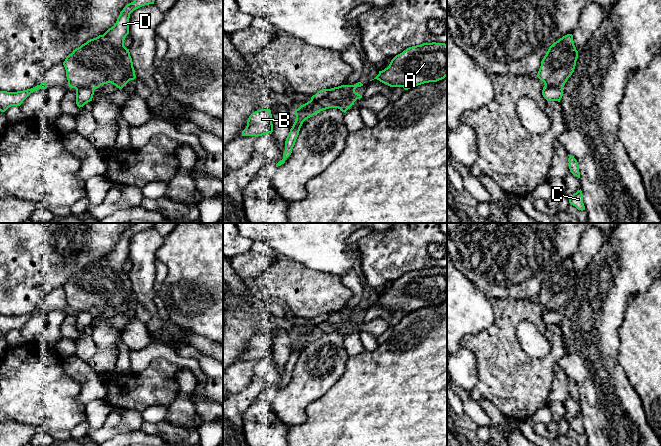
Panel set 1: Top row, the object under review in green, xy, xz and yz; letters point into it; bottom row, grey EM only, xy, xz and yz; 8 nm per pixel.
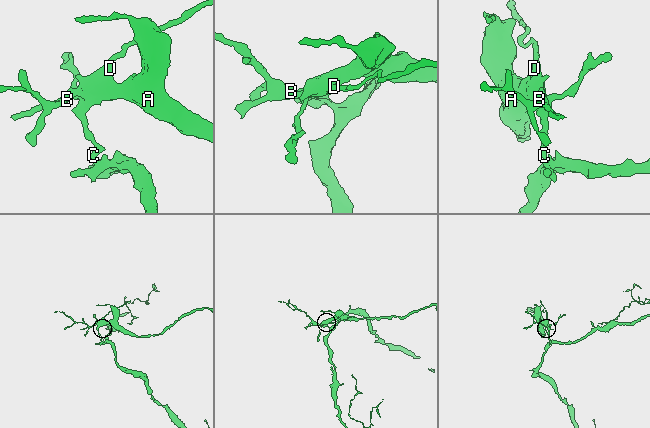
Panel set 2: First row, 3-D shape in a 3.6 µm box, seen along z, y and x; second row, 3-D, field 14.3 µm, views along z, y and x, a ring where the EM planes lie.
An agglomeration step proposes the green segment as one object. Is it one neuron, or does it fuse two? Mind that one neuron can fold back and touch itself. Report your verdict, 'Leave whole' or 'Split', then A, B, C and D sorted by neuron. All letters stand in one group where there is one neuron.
Split. Groups: A B D / C

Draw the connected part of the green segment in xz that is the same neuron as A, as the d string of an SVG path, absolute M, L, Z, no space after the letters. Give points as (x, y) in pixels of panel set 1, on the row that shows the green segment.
M423 43L407 48L396 55L389 66L374 78L390 87L403 87L405 90L418 85L437 82L447 76L447 44L445 43Z

